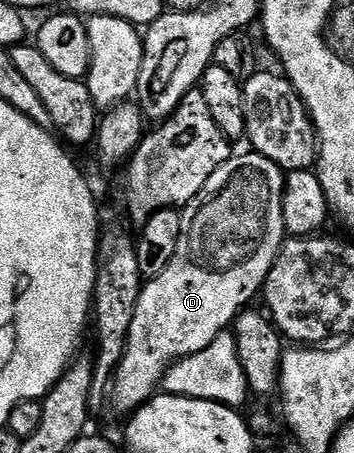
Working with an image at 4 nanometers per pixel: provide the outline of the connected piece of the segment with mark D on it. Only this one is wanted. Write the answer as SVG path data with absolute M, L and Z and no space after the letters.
M245 151L239 155L231 155L231 157L223 163L220 168L212 175L212 179L208 179L208 183L204 183L204 187L197 195L187 203L181 210L182 222L180 223L180 243L176 243L176 255L172 255L172 263L168 263L168 267L164 267L164 271L160 271L160 275L149 278L143 284L142 294L136 303L136 315L132 319L132 327L128 330L128 341L124 347L124 355L120 359L120 367L114 376L114 387L112 390L113 408L118 408L123 415L129 415L135 409L139 409L145 401L149 401L151 397L159 392L160 386L165 382L166 373L178 361L183 361L185 357L196 355L200 351L204 351L211 345L215 339L223 336L233 326L238 314L243 312L251 304L250 301L254 296L263 292L266 280L268 279L268 271L272 271L272 263L278 258L278 253L282 249L283 241L287 240L288 234L286 224L284 223L284 195L286 194L286 178L287 174L276 163L272 163L272 159L264 159L264 155L253 151Z

